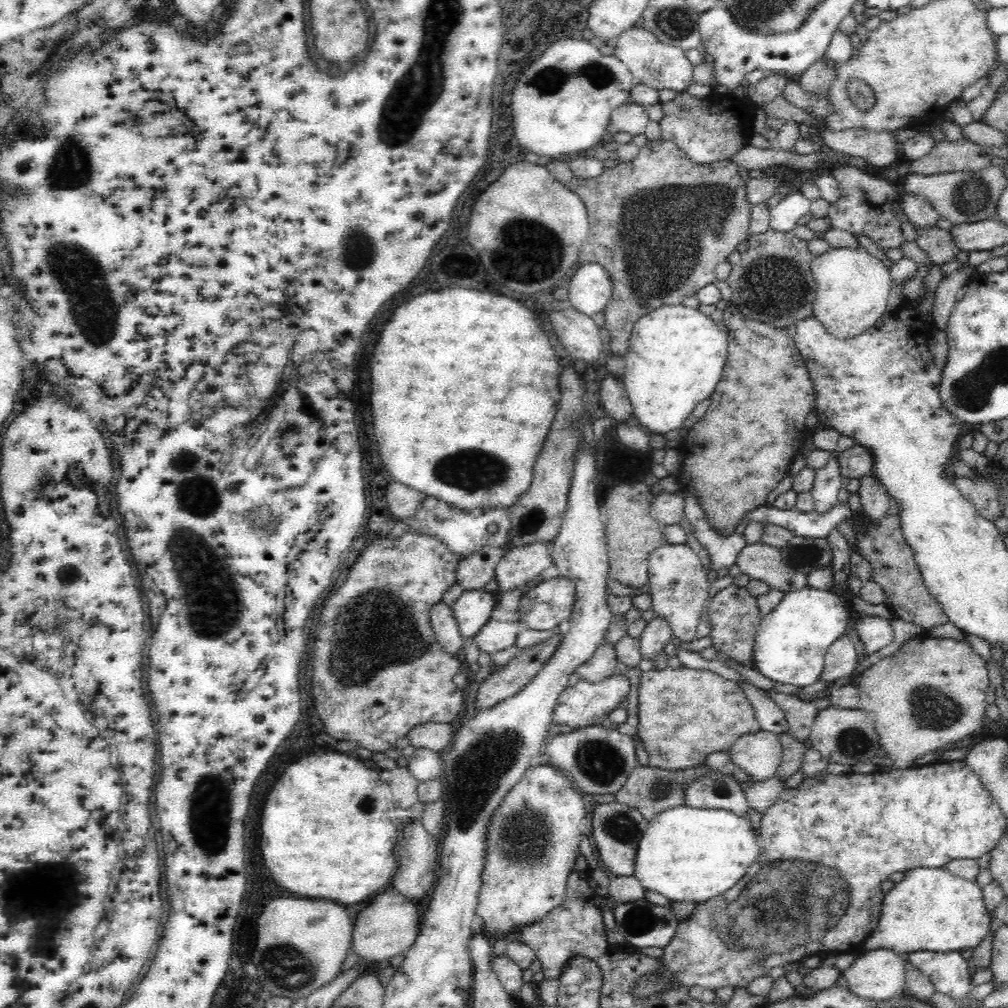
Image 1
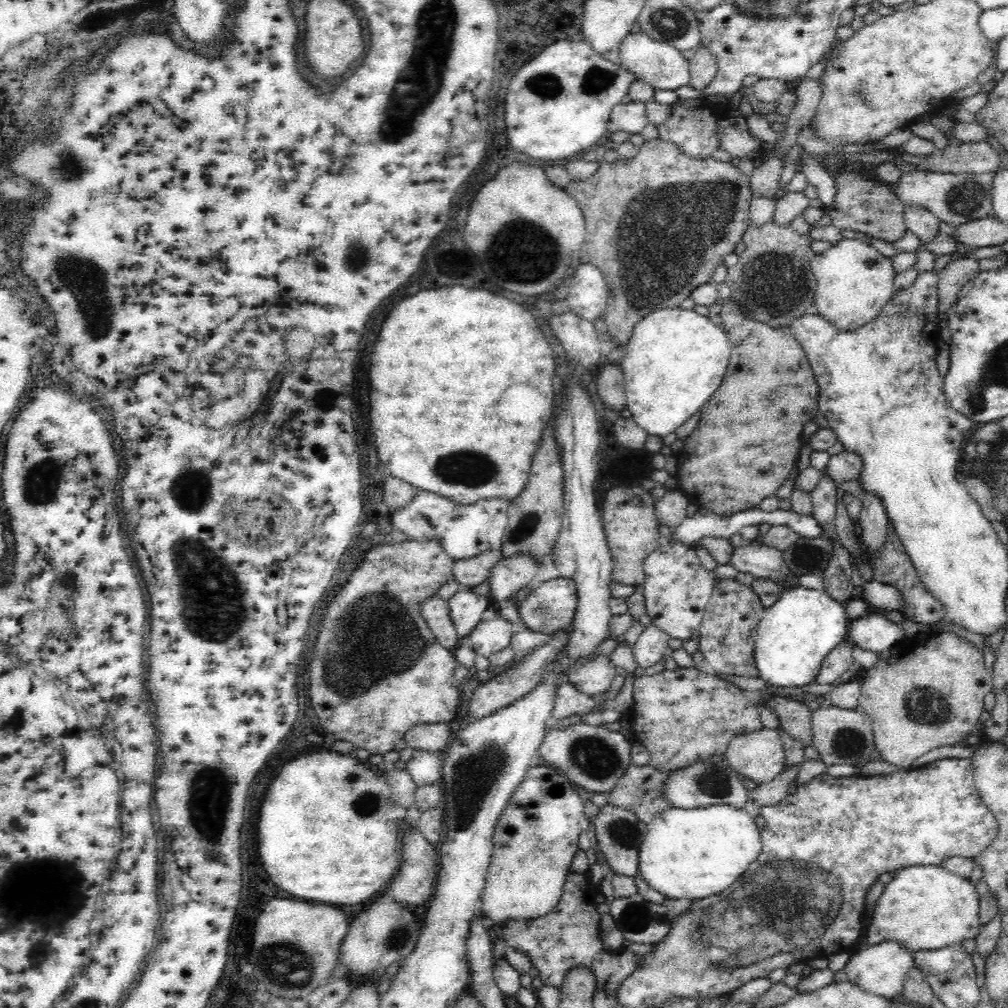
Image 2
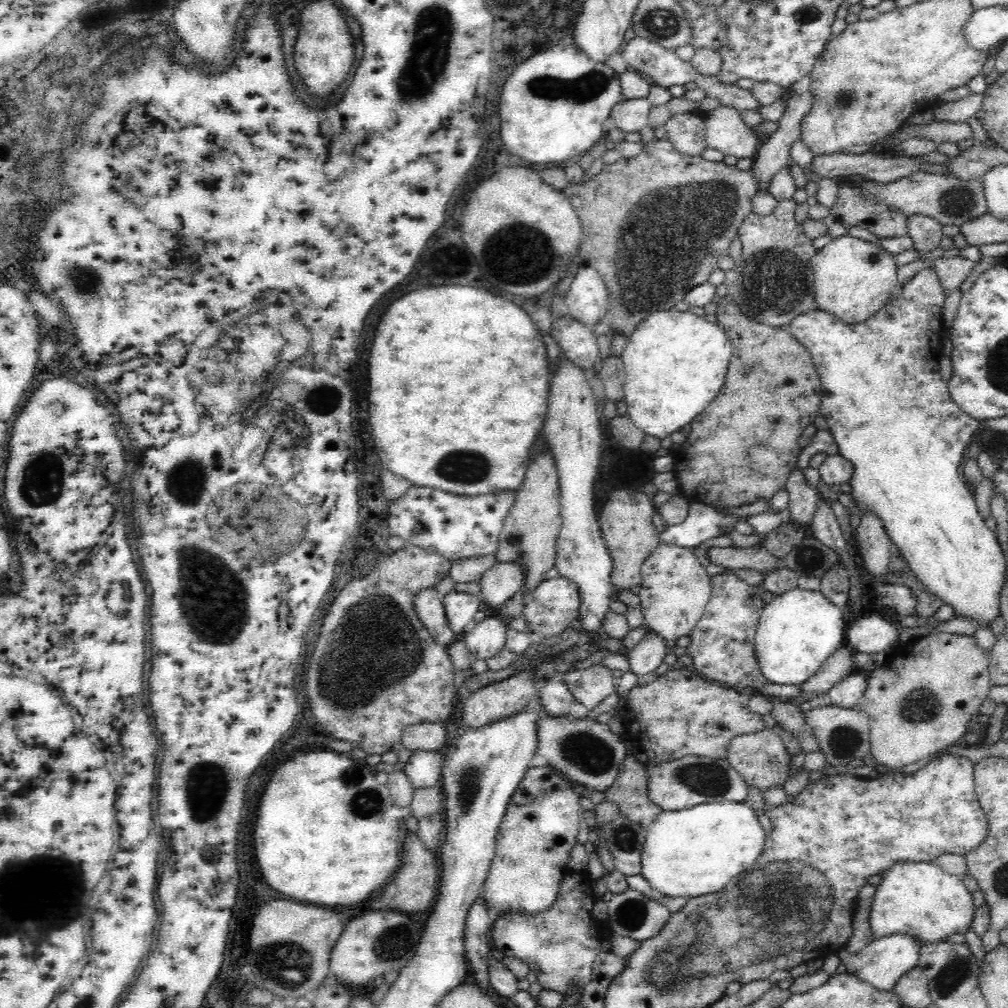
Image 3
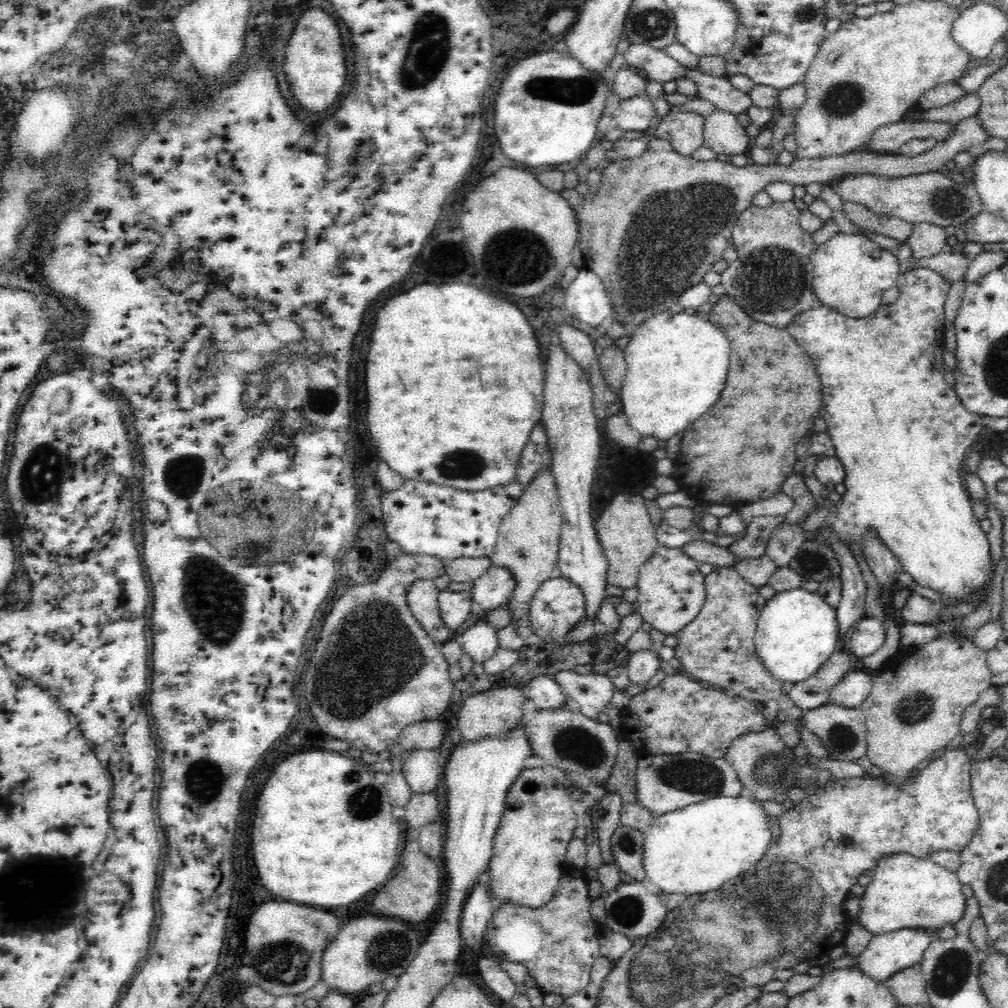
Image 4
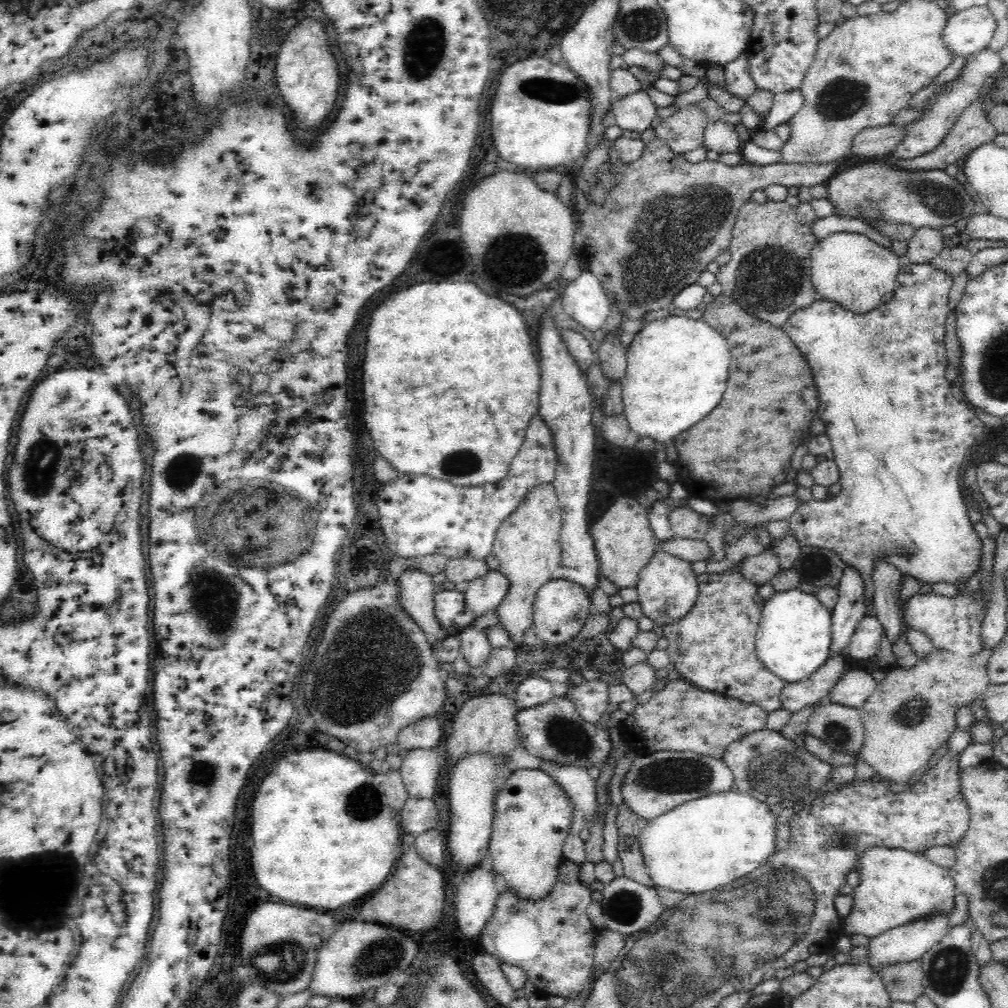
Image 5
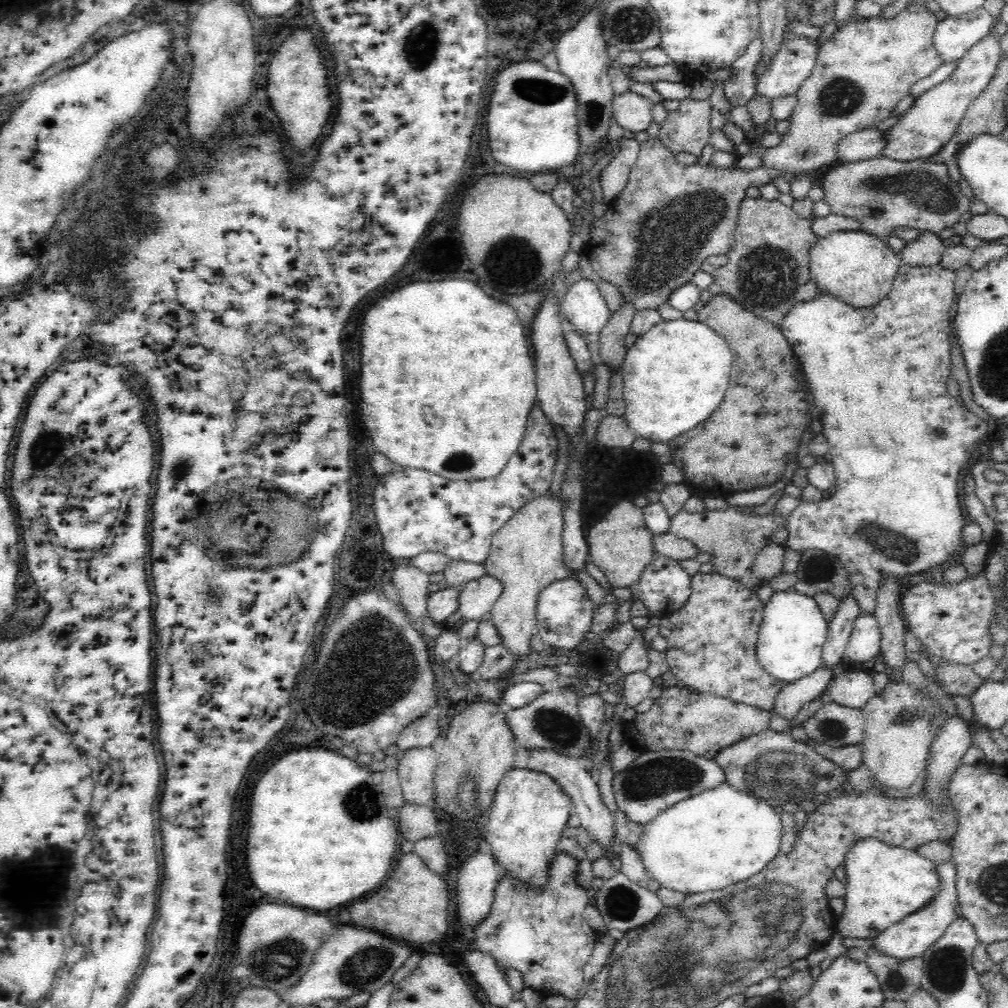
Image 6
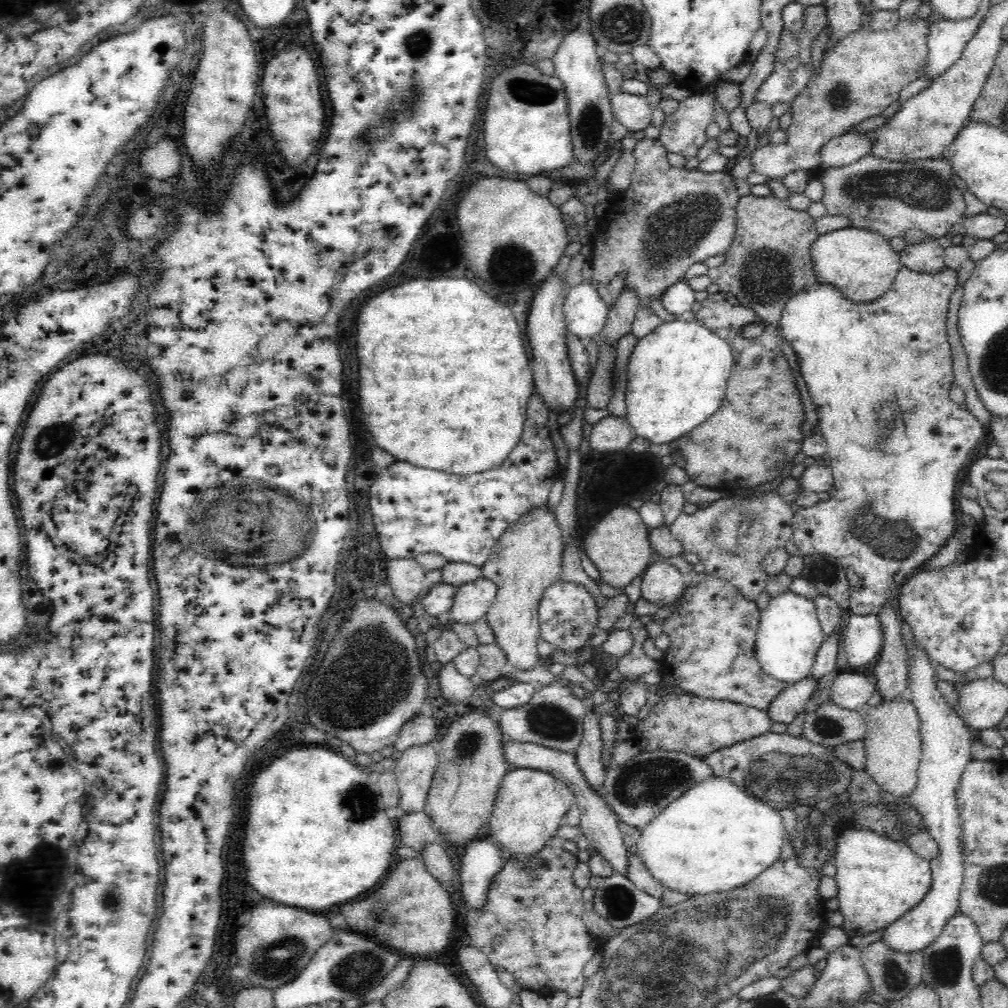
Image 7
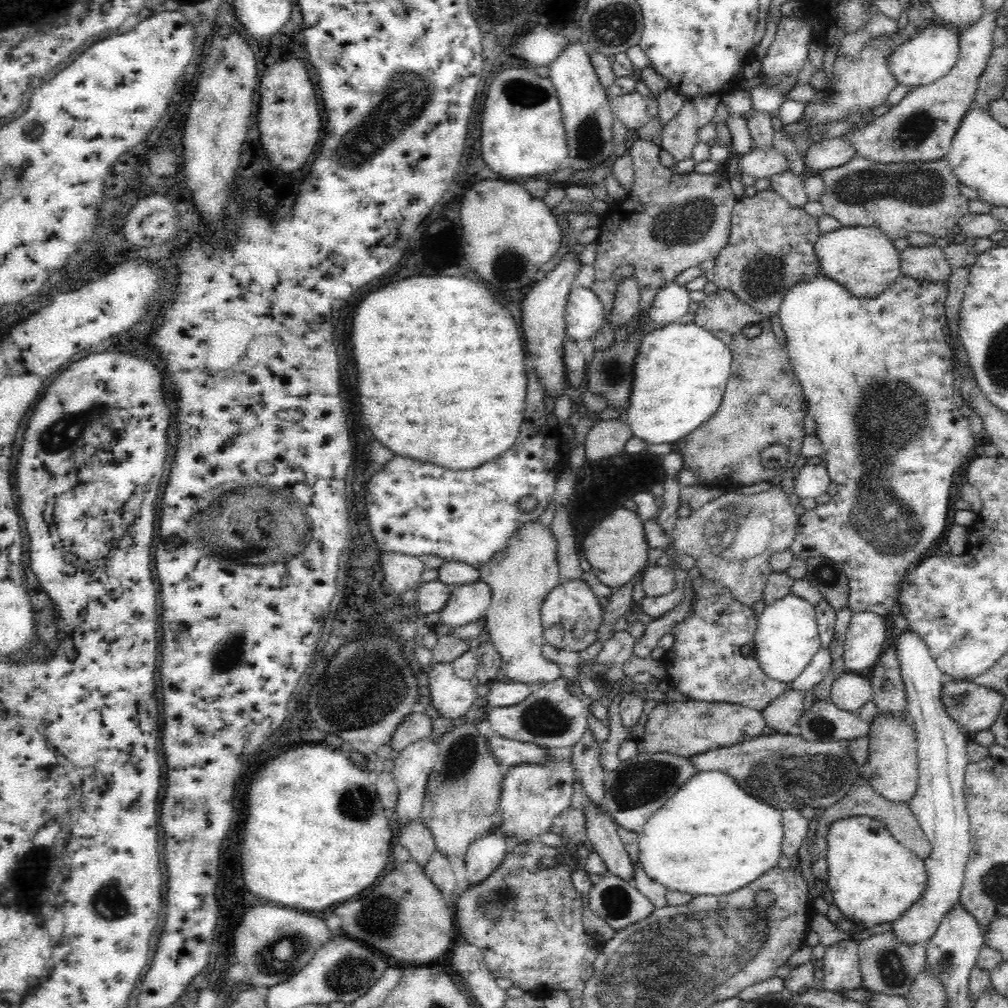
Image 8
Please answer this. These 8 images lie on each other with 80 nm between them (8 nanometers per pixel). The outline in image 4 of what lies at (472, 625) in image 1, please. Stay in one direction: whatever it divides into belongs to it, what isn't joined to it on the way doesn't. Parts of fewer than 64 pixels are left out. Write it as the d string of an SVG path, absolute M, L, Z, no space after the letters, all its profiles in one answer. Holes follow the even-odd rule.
M440 590L437 601L442 621L453 633L458 634L462 629L464 618L470 612L472 604L470 591Z

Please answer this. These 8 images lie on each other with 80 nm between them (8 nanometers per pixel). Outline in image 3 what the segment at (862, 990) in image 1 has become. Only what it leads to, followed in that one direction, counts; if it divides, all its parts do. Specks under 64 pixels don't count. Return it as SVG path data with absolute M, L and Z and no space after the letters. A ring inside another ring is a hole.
M902 932L892 934L891 936L881 937L872 940L858 954L850 954L844 946L834 955L841 960L847 968L847 972L856 975L860 980L868 982L878 990L892 990L896 980L904 976L908 970L916 968L919 963L920 950L922 950L922 941L916 937Z

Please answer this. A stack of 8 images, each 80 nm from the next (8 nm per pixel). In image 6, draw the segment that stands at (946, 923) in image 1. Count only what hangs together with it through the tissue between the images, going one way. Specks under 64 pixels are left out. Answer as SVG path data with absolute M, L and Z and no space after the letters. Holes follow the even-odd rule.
M876 838L853 843L844 854L846 873L844 910L837 918L837 930L844 938L873 938L908 914L920 910L938 890L938 874L934 862L914 849L892 846Z

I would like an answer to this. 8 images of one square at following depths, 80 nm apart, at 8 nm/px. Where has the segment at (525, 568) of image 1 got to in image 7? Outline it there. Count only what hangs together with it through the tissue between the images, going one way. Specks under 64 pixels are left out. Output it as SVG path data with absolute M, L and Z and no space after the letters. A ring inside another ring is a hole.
M480 577L478 580L456 587L449 611L454 623L475 623L492 607L496 596L496 584Z

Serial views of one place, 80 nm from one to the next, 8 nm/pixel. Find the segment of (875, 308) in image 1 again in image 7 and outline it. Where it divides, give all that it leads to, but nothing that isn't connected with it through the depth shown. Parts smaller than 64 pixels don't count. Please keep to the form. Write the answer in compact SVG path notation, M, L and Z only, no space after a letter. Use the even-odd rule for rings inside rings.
M852 226L820 235L812 243L811 255L815 266L815 275L818 277L819 282L833 284L855 302L872 301L880 298L890 288L902 267L899 252L894 251L889 239L875 230Z

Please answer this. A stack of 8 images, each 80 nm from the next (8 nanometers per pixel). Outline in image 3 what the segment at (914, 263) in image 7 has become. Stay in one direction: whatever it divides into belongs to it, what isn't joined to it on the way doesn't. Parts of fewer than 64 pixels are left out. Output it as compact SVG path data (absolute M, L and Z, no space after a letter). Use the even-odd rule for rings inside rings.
M912 215L908 218L908 236L912 237L912 246L924 256L926 253L936 250L941 243L944 233L943 225L932 217Z

